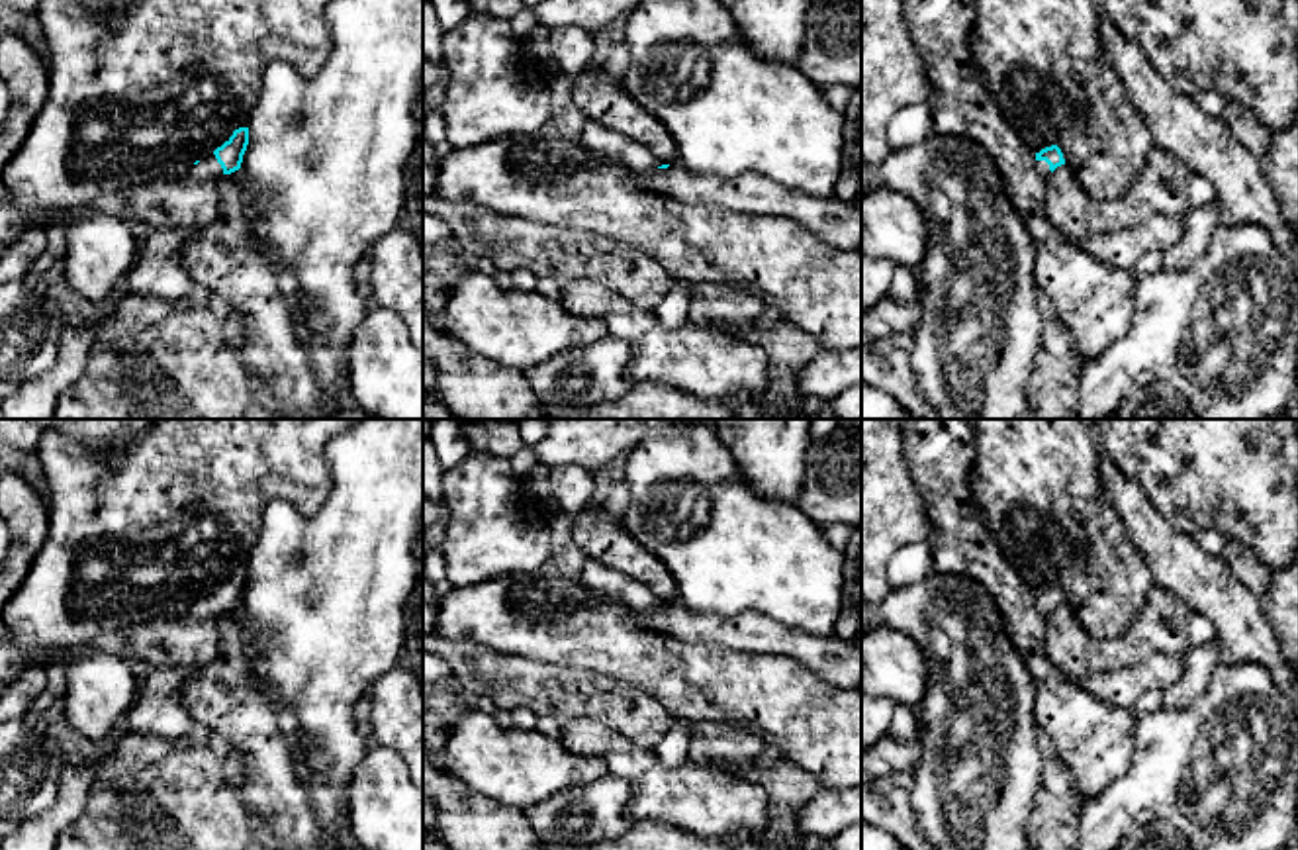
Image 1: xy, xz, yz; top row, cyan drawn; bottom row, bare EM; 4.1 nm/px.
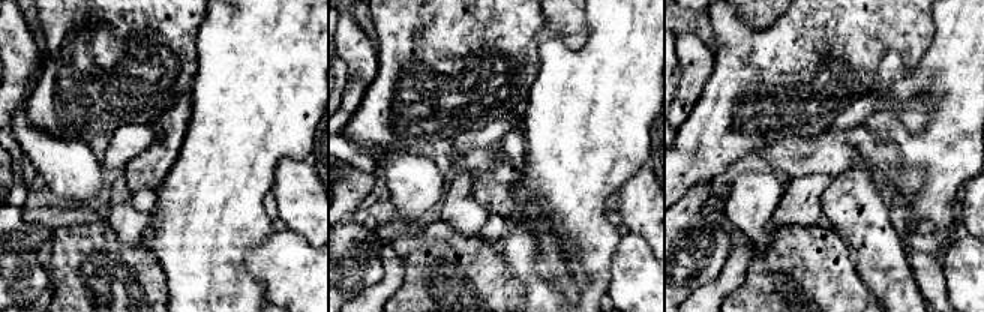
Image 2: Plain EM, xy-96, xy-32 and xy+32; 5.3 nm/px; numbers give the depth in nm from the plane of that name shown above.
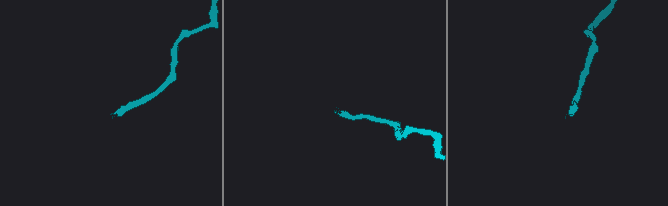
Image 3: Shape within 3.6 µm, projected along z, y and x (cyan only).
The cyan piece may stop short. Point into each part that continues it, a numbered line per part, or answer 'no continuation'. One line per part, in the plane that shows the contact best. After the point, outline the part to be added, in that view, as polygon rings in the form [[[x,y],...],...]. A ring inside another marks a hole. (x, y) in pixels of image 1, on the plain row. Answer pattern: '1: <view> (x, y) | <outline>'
1: xy (206, 608) | [[[209,593],[209,595],[202,597],[198,603],[194,603],[184,617],[170,619],[170,621],[196,623],[196,621],[206,621],[206,619],[217,617],[221,613],[223,613],[221,603],[217,601],[215,593]]]

